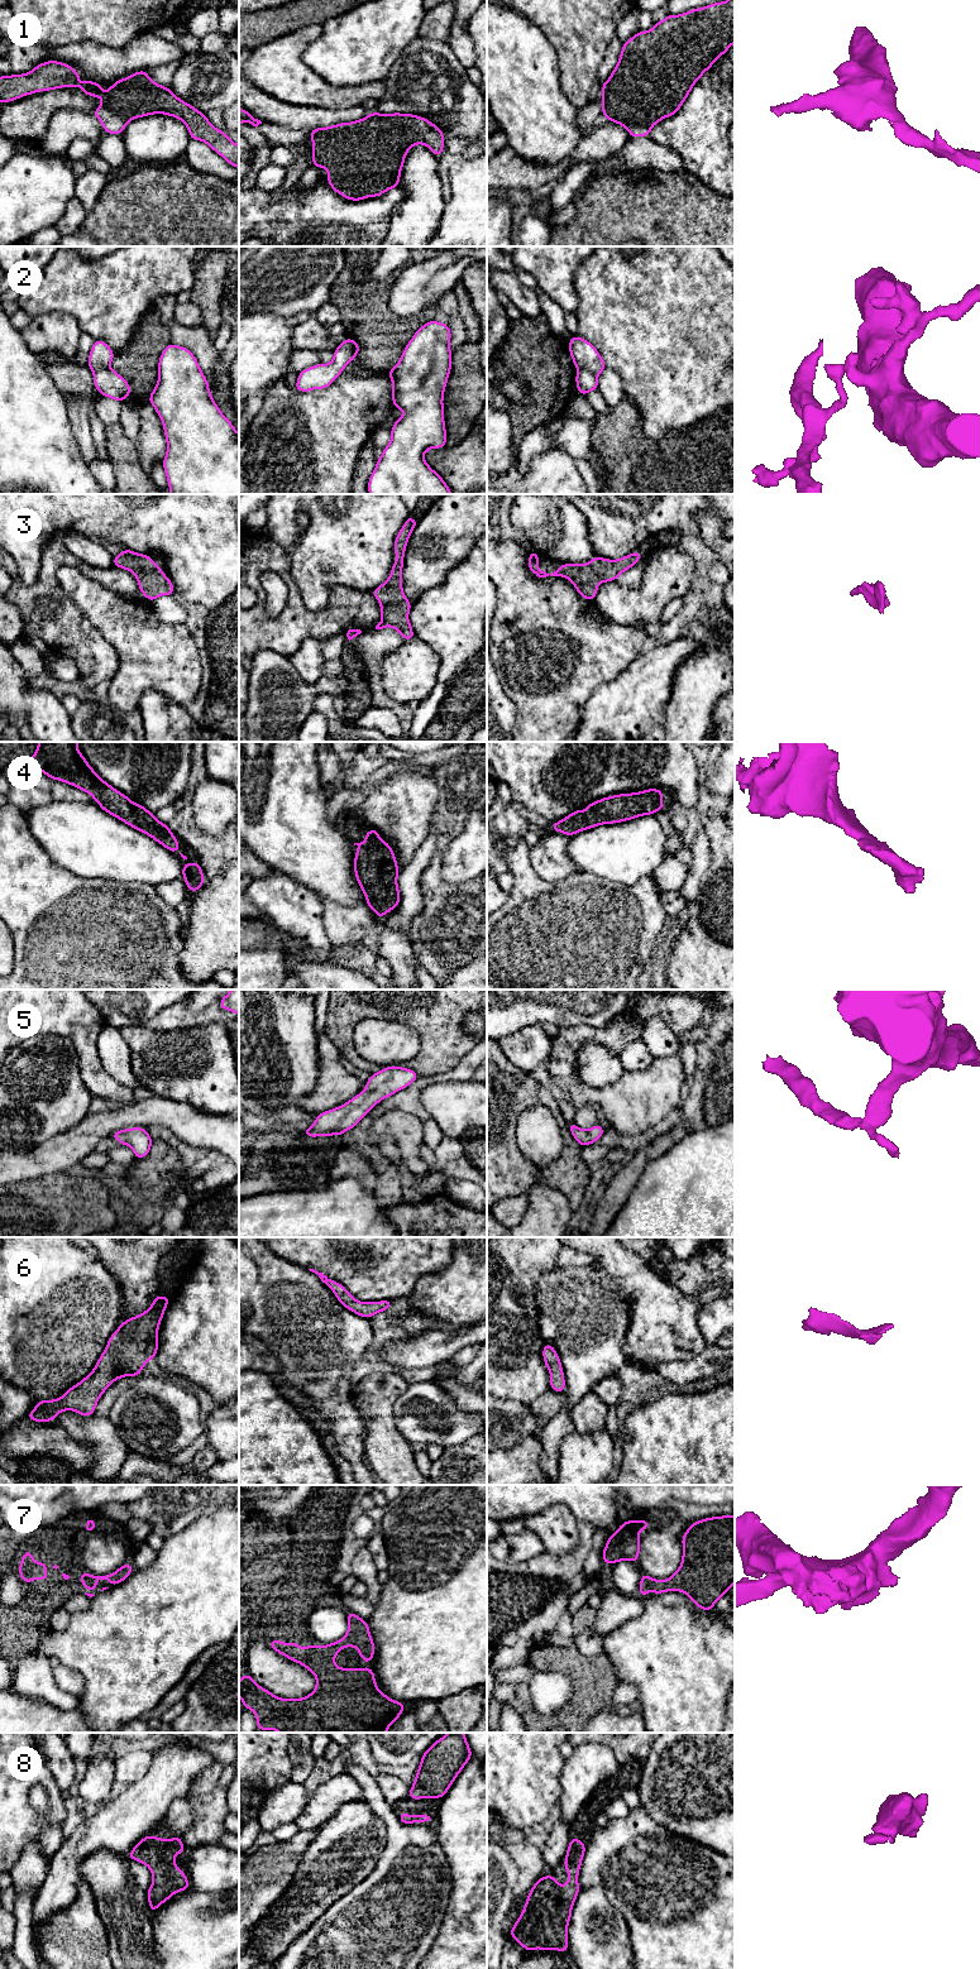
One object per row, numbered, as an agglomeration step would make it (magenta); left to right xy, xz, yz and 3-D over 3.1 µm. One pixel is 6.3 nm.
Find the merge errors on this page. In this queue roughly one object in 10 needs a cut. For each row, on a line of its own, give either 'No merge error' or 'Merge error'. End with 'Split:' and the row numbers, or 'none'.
1: No merge error
2: Merge error
3: No merge error
4: No merge error
5: No merge error
6: No merge error
7: No merge error
8: No merge error
Split: 2

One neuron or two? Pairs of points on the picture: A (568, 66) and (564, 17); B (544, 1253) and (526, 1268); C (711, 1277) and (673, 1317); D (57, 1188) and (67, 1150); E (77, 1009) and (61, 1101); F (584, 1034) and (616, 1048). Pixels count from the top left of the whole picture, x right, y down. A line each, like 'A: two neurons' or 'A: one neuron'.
A: one neuron
B: one neuron
C: two neurons
D: two neurons
E: two neurons
F: one neuron

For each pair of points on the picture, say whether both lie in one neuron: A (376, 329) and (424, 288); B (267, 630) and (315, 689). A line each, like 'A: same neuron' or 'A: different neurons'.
A: different neurons
B: different neurons

